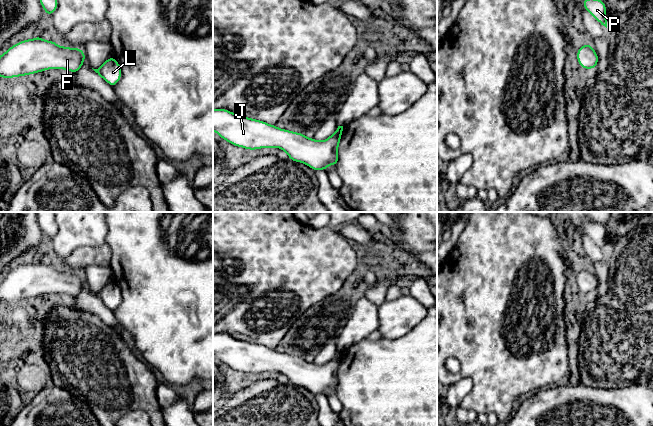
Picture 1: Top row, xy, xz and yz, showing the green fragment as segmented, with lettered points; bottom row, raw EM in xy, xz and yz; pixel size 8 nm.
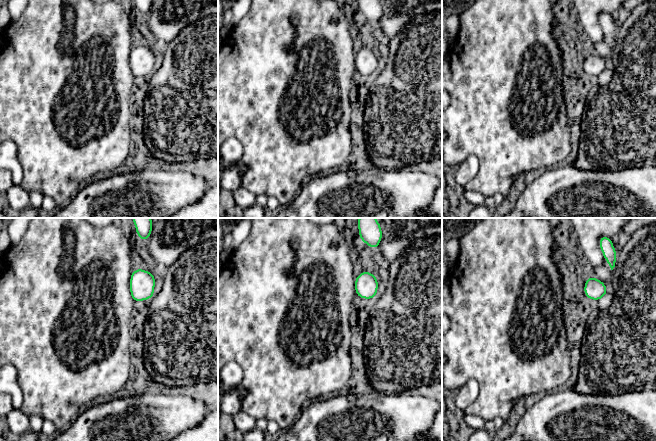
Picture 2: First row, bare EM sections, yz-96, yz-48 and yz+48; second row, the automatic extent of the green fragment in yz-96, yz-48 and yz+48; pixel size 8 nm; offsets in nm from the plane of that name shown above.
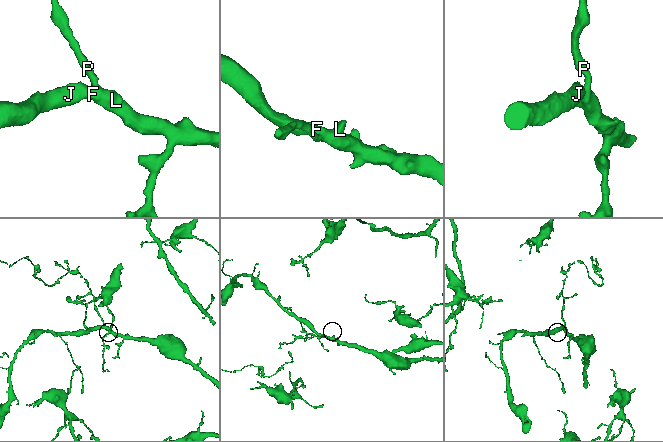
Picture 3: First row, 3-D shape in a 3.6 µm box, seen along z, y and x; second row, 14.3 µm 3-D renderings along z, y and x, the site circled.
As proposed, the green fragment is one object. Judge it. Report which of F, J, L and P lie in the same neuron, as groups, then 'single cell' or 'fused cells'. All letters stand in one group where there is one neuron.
F J L P; single cell

